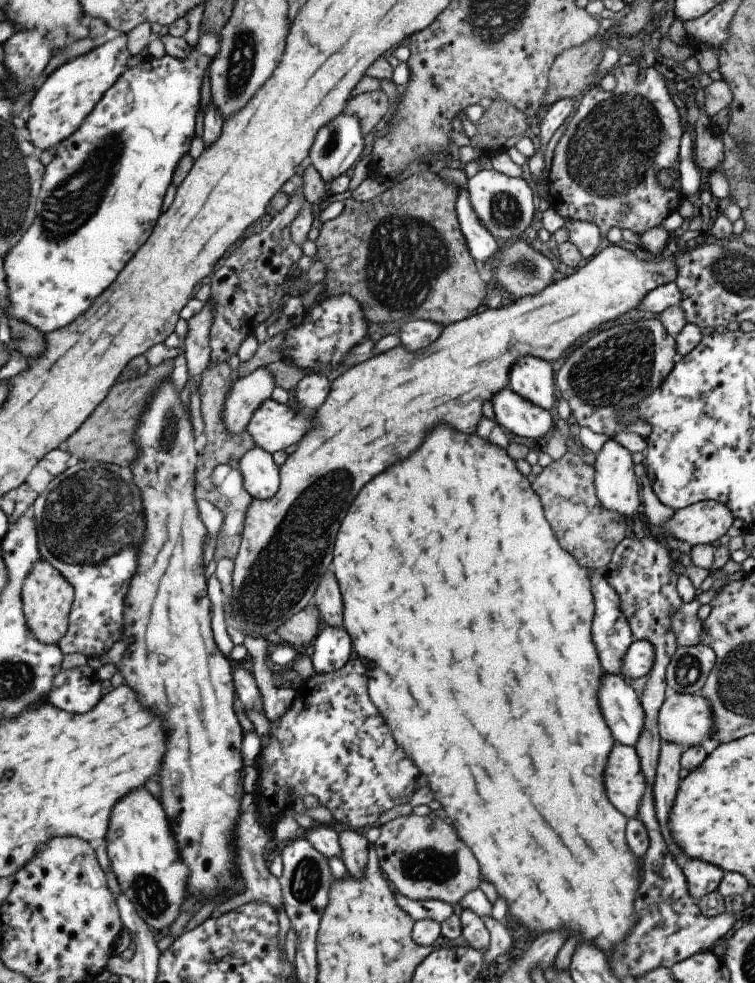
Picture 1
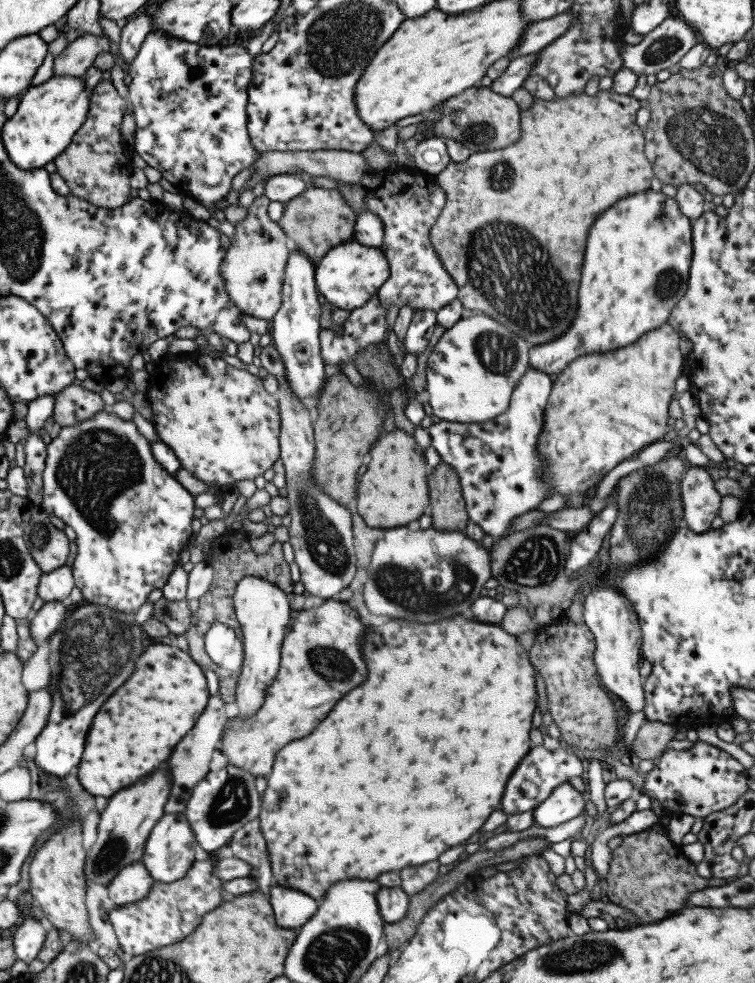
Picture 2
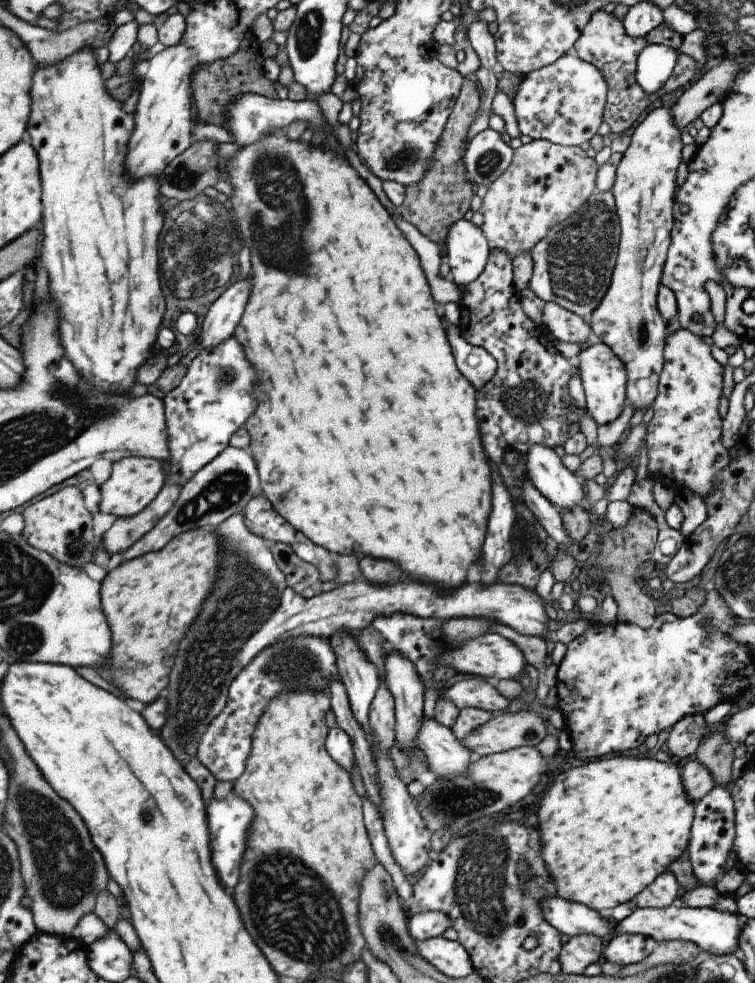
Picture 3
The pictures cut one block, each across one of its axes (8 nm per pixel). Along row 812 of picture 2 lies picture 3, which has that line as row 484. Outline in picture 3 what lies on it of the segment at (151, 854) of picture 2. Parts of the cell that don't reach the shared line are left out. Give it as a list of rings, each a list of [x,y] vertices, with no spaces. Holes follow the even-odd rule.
[[[234,334],[214,348],[203,348],[192,360],[178,387],[163,399],[170,450],[170,460],[165,468],[174,484],[178,482],[184,486],[200,468],[219,456],[229,446],[234,432],[256,412],[254,380],[256,372],[252,362],[248,362],[244,348]]]

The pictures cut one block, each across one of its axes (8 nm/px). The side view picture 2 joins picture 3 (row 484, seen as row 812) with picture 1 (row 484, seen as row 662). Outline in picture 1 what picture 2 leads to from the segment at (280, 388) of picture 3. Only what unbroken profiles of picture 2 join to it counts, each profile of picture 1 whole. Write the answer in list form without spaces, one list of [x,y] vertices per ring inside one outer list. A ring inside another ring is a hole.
[[[440,424],[434,426],[432,430],[426,432],[424,442],[420,444],[420,448],[408,456],[406,460],[402,460],[400,464],[394,464],[390,468],[386,468],[384,472],[380,472],[374,480],[370,480],[364,490],[360,490],[358,498],[354,500],[354,504],[350,506],[340,532],[336,536],[336,544],[334,544],[334,576],[336,577],[338,586],[342,590],[343,598],[343,628],[348,631],[351,638],[351,643],[358,652],[360,660],[366,665],[366,675],[368,675],[368,692],[372,702],[379,708],[379,711],[384,717],[385,723],[391,728],[391,733],[395,741],[414,758],[416,766],[420,768],[420,772],[428,778],[430,788],[436,792],[436,800],[442,804],[442,808],[446,810],[446,814],[454,820],[454,828],[458,832],[458,836],[470,844],[470,848],[474,850],[476,860],[480,862],[480,870],[484,874],[486,880],[490,880],[498,894],[506,898],[507,906],[512,916],[518,918],[518,922],[523,924],[526,929],[532,932],[546,932],[546,930],[560,930],[562,924],[564,928],[572,930],[572,932],[582,932],[584,940],[592,940],[592,944],[596,944],[600,950],[604,950],[606,956],[610,954],[610,950],[614,948],[614,944],[624,940],[626,934],[630,934],[632,926],[634,926],[634,896],[640,884],[638,878],[638,862],[632,856],[632,852],[628,850],[626,838],[624,838],[624,830],[626,830],[626,816],[622,816],[606,798],[606,792],[602,788],[602,772],[606,766],[606,758],[616,743],[610,727],[606,726],[600,708],[598,708],[598,686],[601,684],[601,676],[604,674],[603,668],[593,641],[591,624],[595,611],[595,602],[593,599],[591,580],[589,577],[589,569],[585,569],[578,564],[578,561],[572,554],[566,552],[559,543],[559,540],[554,536],[554,531],[546,520],[543,506],[541,505],[540,497],[532,488],[527,476],[522,475],[516,467],[516,461],[507,453],[505,448],[500,445],[491,443],[489,440],[480,438],[478,434],[464,434],[454,430],[452,426]]]

